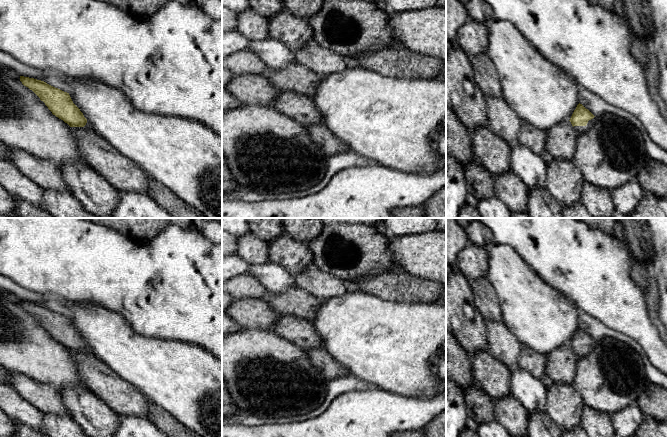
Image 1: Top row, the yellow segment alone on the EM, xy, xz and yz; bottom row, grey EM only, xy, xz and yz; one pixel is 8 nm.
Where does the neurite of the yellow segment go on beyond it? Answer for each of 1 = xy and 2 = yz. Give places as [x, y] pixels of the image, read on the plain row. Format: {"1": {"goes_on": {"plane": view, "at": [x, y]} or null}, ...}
{"1": {"goes_on": {"plane": "xy", "at": [87, 350]}}, "2": {"goes_on": {"plane": "yz", "at": [579, 353]}}}

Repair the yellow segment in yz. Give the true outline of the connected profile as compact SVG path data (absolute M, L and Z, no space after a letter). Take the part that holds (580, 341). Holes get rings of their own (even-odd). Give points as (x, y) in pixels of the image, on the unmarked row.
M579 327L569 345L575 355L580 358L589 354L595 347L596 342L597 341L595 341L588 333Z

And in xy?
M20 300L20 305L45 327L53 339L70 351L84 351L87 354L92 354L83 337L73 327L69 317L34 302Z

